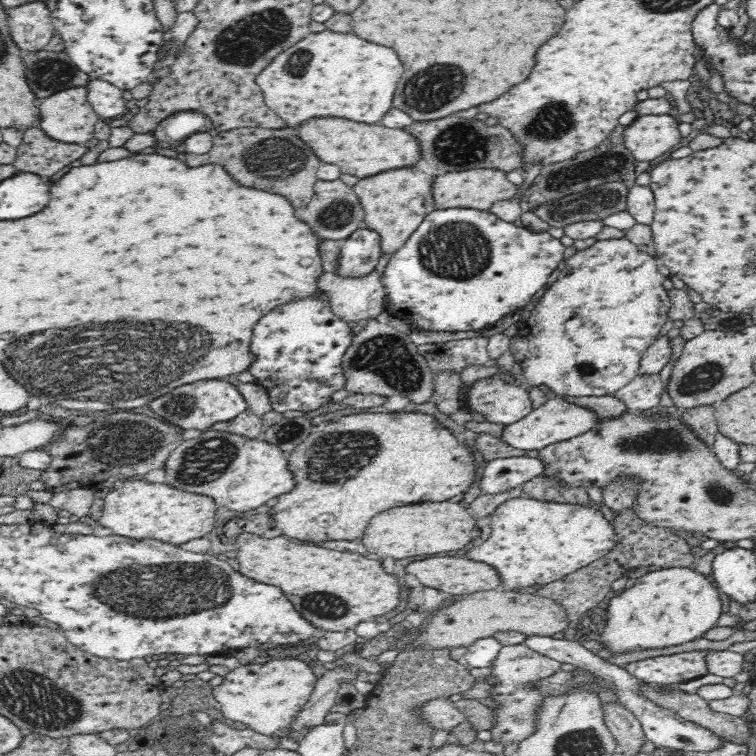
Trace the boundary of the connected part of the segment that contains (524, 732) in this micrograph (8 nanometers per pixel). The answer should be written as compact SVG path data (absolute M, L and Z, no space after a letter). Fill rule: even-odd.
M513 644L500 649L498 658L490 667L493 684L488 684L492 686L489 697L496 704L494 708L491 708L490 742L503 747L508 744L518 745L536 732L538 718L542 714L544 697L548 694L539 695L535 683L552 677L560 670L561 664L557 660L552 660L532 650L526 644Z

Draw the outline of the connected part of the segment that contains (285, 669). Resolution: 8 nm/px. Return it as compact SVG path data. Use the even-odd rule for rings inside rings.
M305 657L272 659L264 664L250 663L230 670L218 686L211 688L211 694L218 700L223 718L242 722L258 735L274 739L278 732L292 730L298 712L310 700L318 679L313 665Z

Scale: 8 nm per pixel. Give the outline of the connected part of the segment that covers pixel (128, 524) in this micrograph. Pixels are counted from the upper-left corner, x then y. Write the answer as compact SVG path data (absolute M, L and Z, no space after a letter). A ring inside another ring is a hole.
M128 480L118 489L111 490L104 498L102 516L98 523L110 528L112 533L133 540L158 540L174 545L206 537L214 530L219 508L208 496L198 496L172 488L164 483Z

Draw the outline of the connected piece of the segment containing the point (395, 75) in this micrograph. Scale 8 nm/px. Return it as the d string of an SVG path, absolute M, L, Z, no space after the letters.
M326 29L310 33L293 48L278 54L258 76L256 84L263 93L263 100L289 129L300 128L312 118L346 118L364 124L376 124L392 108L394 90L402 78L402 62L392 48L360 40L355 33L340 34Z

